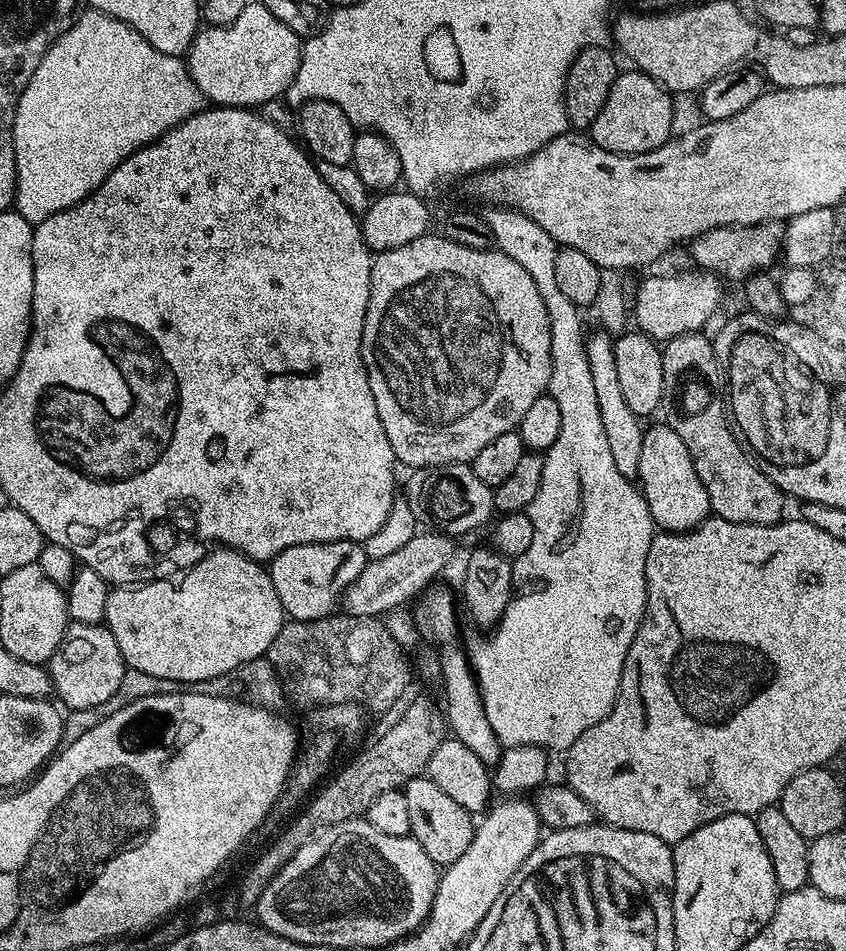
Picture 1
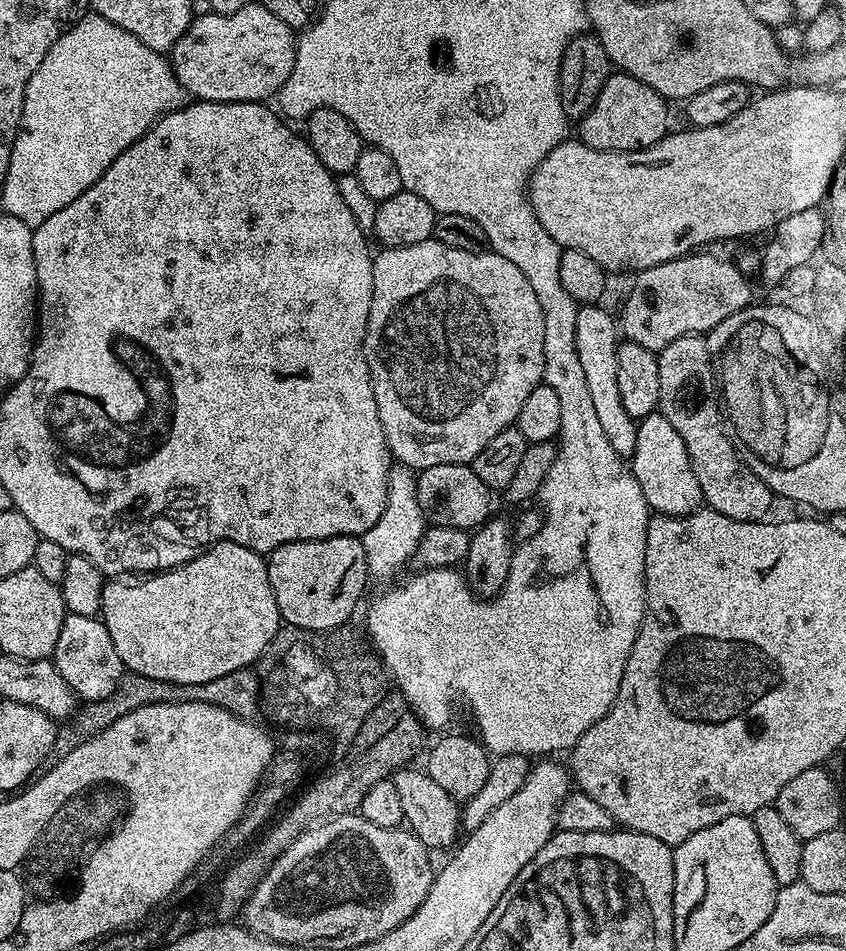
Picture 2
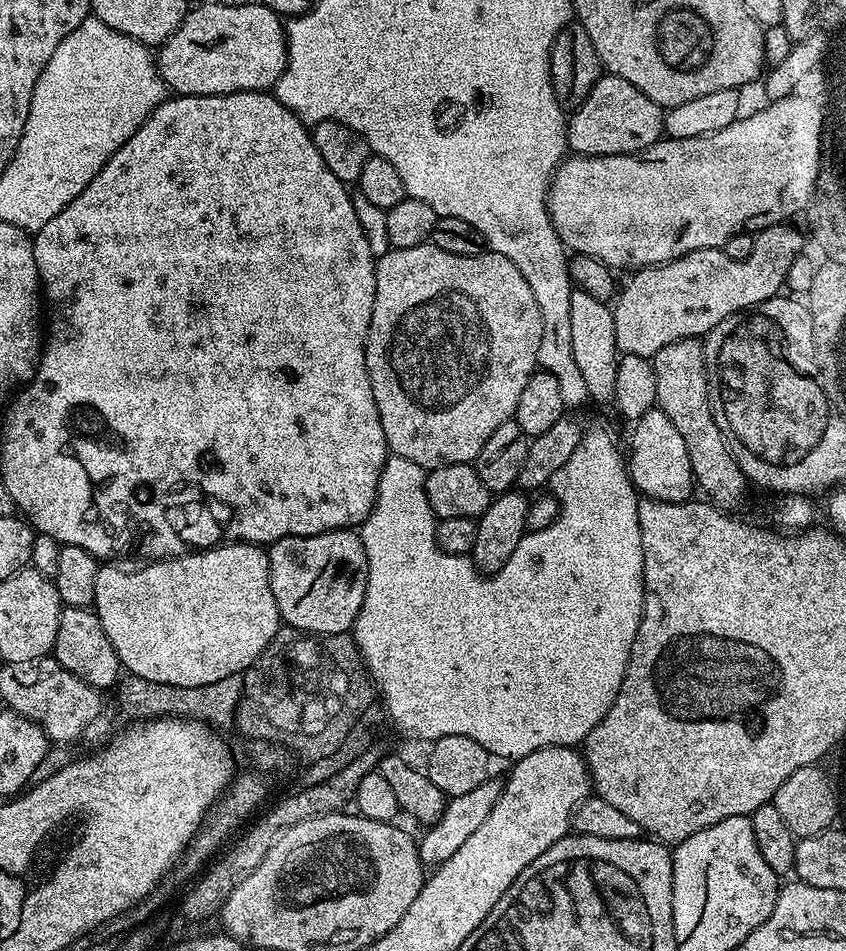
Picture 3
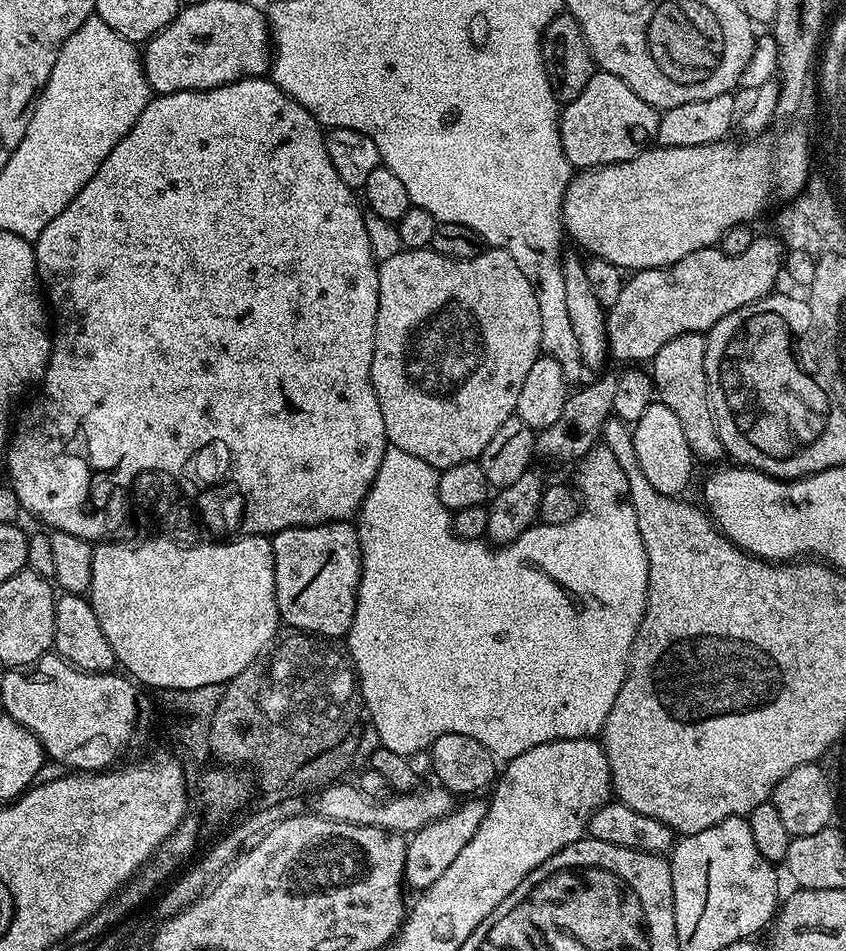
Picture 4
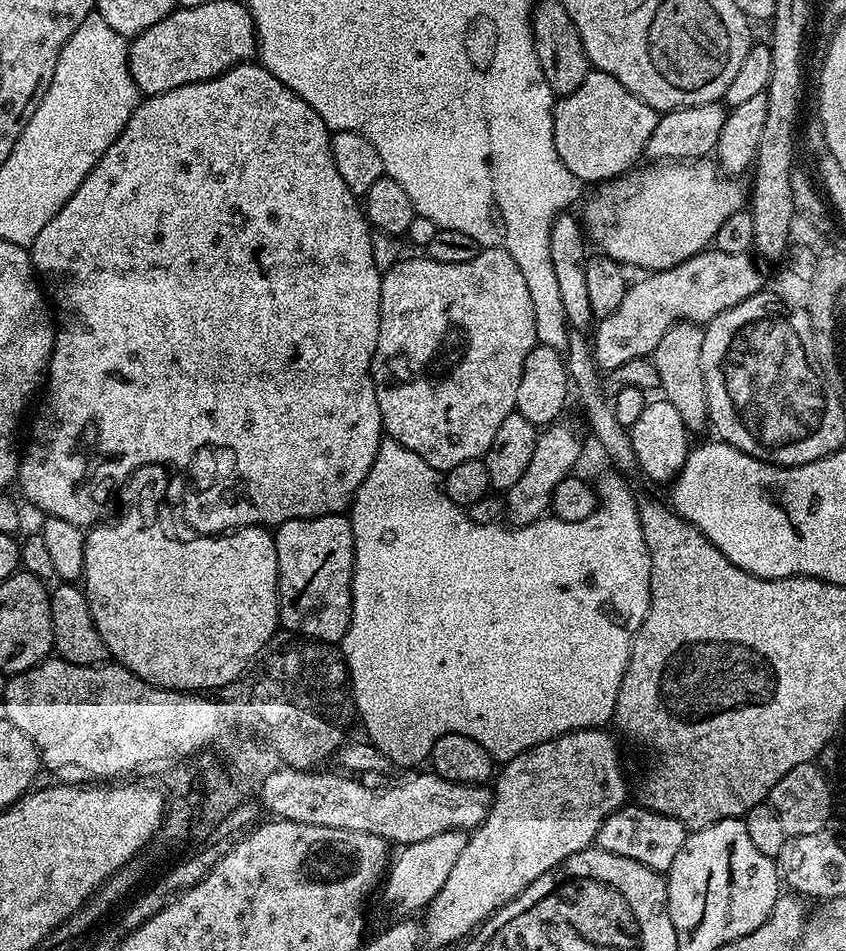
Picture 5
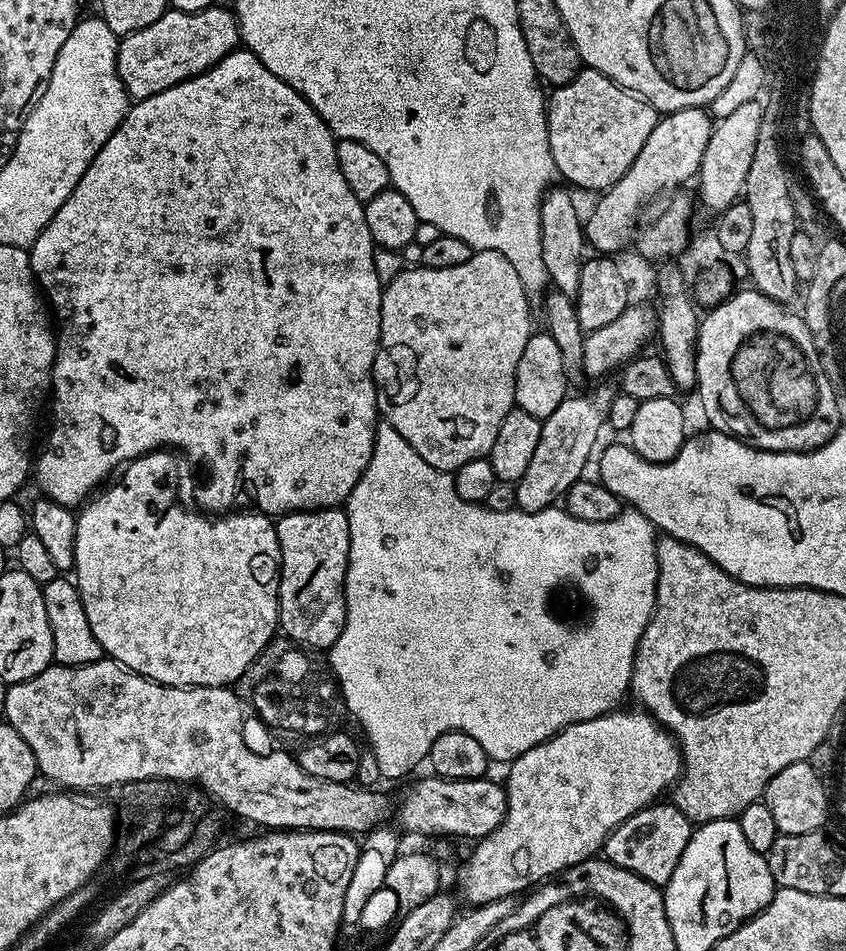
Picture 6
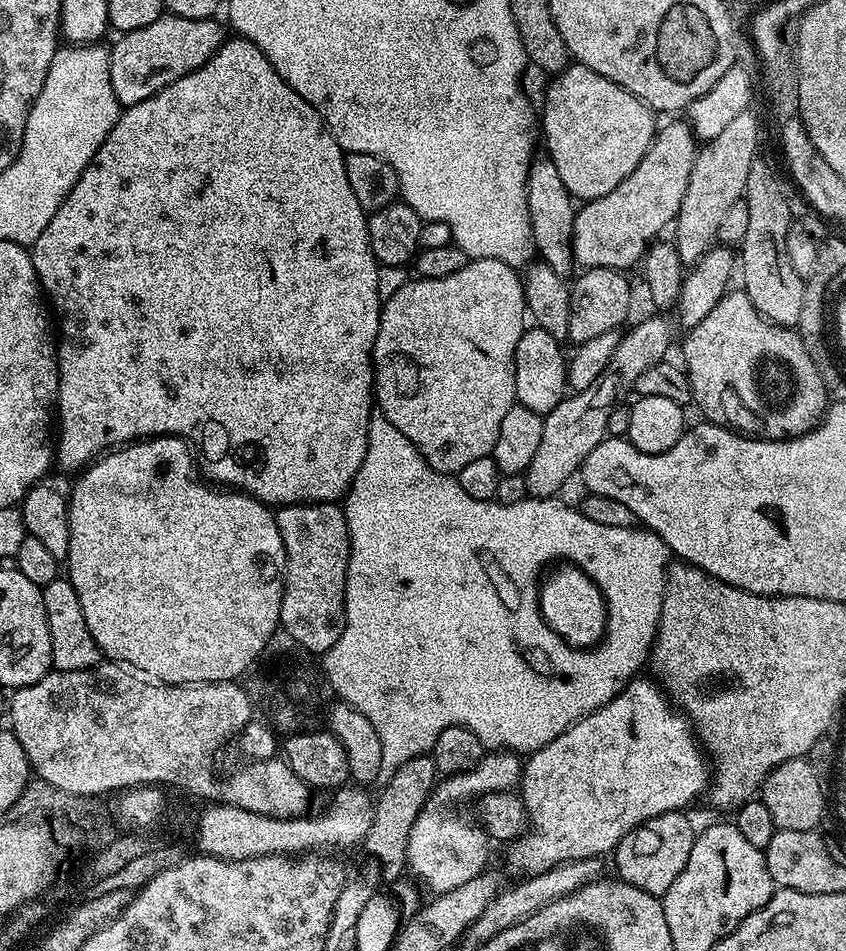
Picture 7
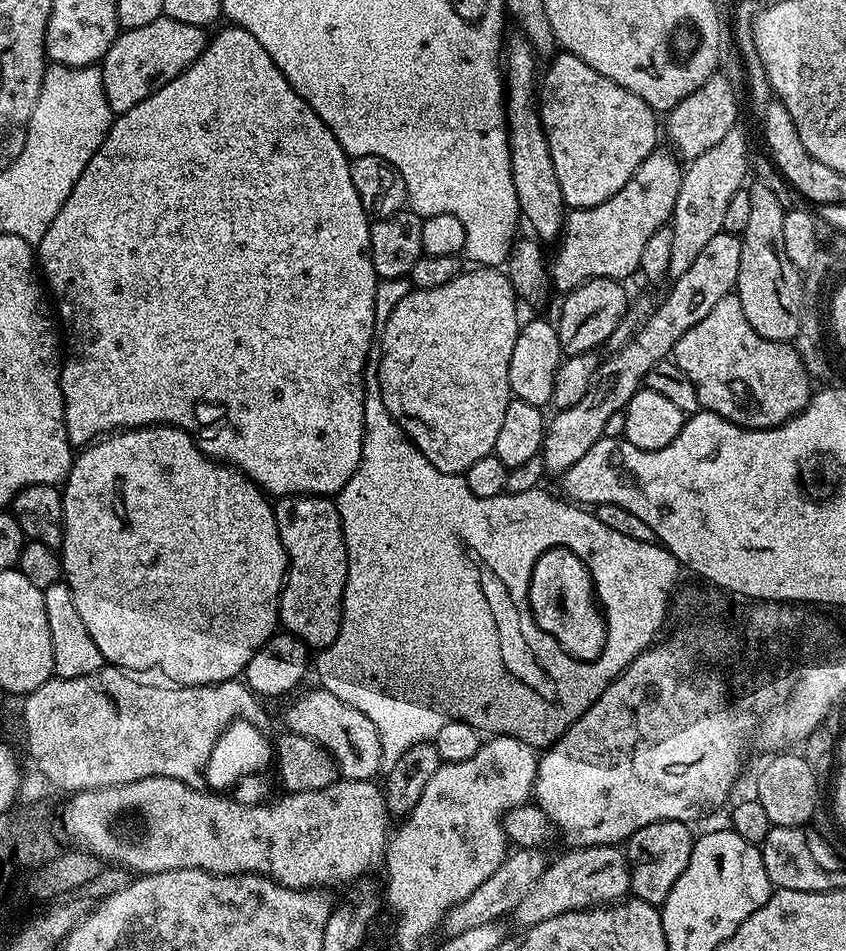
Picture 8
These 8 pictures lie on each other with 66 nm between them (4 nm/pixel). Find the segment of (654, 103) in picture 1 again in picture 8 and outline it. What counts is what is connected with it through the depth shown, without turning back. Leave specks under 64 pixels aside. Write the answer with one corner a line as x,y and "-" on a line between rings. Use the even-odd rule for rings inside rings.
561,51
551,57
548,69
543,69
542,83
538,88
538,111
540,124
550,146
550,158
554,158
554,174
558,174
558,186
562,186
562,198
569,209
593,208
609,200
642,166
651,152
657,151
656,120
657,113
650,105
642,102
638,94
610,82
594,66
586,66
582,58

